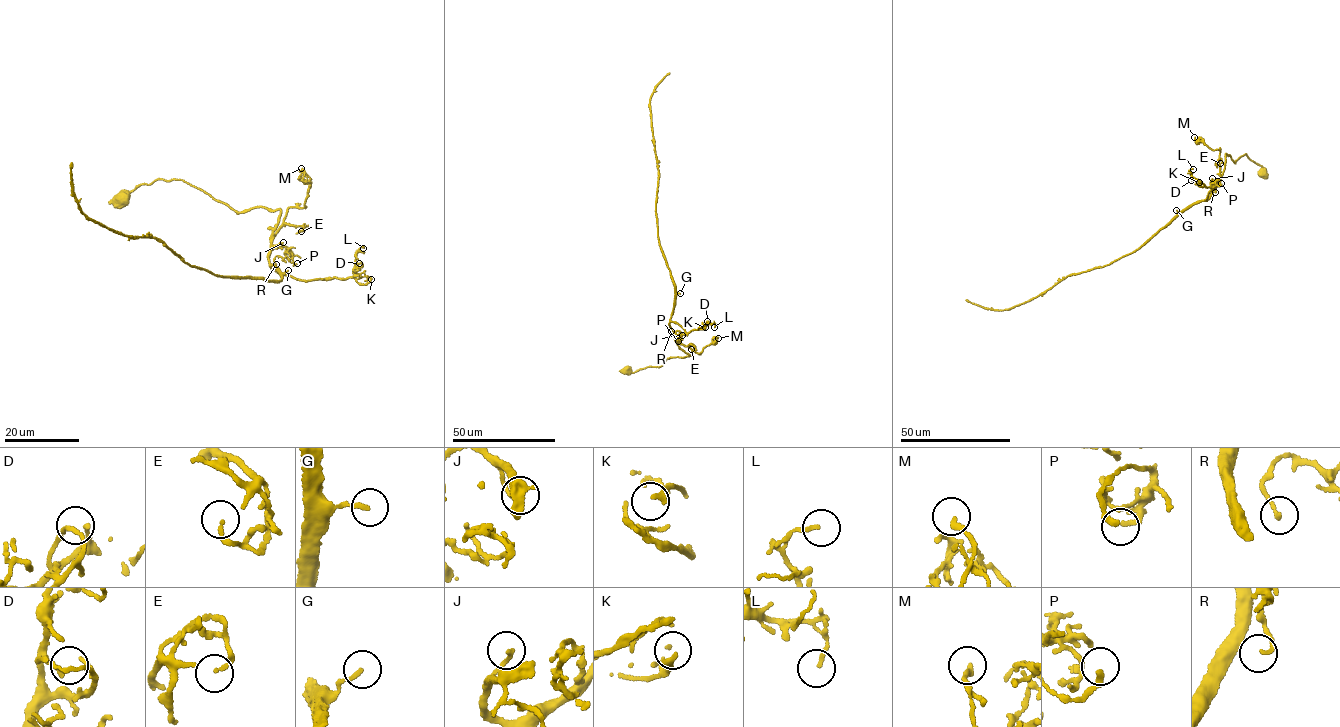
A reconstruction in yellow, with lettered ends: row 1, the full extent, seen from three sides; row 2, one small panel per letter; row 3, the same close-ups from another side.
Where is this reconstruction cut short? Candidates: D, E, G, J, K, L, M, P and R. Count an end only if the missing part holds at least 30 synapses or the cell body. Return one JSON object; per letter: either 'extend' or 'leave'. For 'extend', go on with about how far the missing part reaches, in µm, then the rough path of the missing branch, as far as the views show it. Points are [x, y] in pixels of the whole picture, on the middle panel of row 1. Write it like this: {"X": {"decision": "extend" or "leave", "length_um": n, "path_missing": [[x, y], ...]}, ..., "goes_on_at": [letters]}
{"D": {"decision": "leave"}, "E": {"decision": "leave"}, "G": {"decision": "leave"}, "J": {"decision": "leave"}, "K": {"decision": "leave"}, "L": {"decision": "leave"}, "M": {"decision": "leave"}, "P": {"decision": "leave"}, "R": {"decision": "leave"}, "goes_on_at": []}

